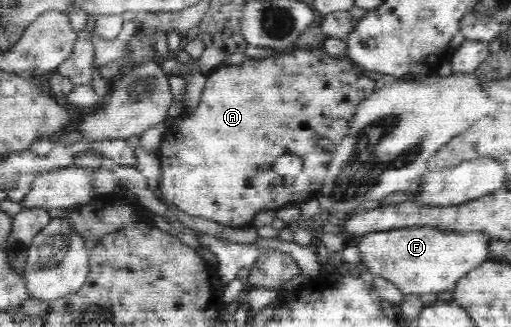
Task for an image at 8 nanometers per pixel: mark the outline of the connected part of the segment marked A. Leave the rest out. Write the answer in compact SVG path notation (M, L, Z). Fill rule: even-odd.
M323 46L320 49L300 49L295 47L289 54L279 54L278 56L263 59L247 57L238 65L223 64L212 73L206 74L206 83L202 90L199 107L195 109L195 113L193 115L184 113L174 124L167 125L163 134L158 154L161 160L161 191L164 193L164 199L174 203L179 210L187 213L187 215L204 217L227 227L249 226L260 211L277 210L284 206L299 206L303 205L305 201L309 201L309 199L317 199L324 186L325 178L328 177L332 159L335 157L336 147L349 135L349 130L360 103L374 91L375 82L373 79L363 77L364 71L360 64L352 60L351 55L348 55L345 59L337 59L327 54ZM317 136L329 137L333 141L333 149L331 151L321 151L321 148L313 143L313 139ZM282 155L299 157L303 162L303 171L301 171L301 175L295 177L295 181L291 185L281 185L281 187L277 187L277 191L273 191L273 173L275 173L273 165Z

